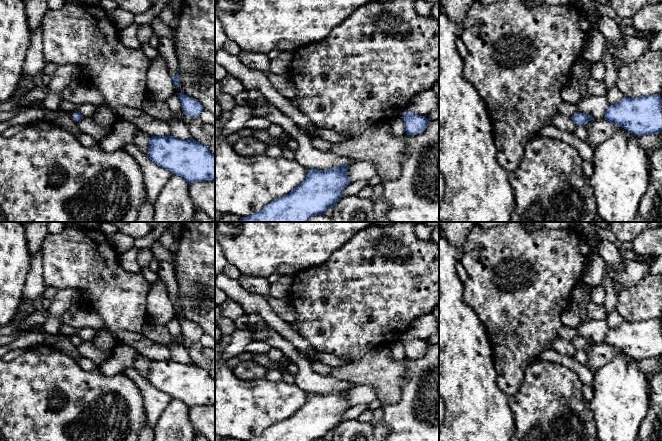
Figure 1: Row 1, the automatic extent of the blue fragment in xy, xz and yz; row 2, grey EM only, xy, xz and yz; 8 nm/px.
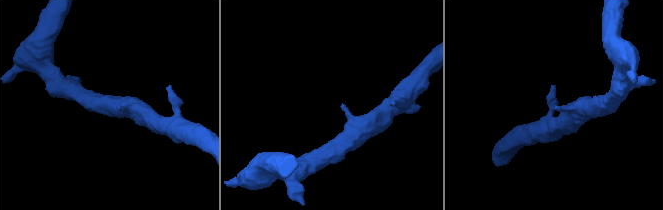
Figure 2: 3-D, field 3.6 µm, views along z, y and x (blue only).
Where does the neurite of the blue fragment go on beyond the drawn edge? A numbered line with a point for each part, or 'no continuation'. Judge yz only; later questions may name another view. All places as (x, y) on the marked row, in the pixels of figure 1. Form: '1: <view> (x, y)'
no continuation

